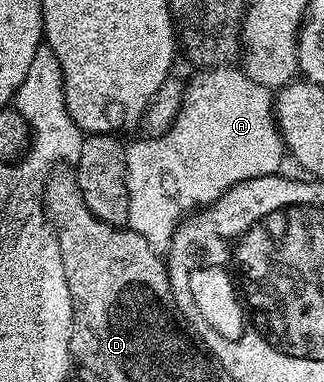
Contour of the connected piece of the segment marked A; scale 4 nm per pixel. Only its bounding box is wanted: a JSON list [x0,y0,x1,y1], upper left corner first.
[125,66,287,250]

